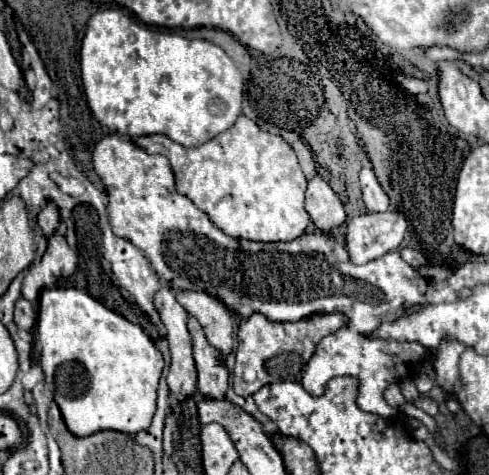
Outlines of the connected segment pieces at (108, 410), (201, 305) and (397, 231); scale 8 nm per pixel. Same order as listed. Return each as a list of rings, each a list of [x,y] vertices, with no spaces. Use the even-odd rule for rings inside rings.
[[[57,288],[41,292],[37,340],[43,348],[39,362],[45,372],[45,384],[53,392],[61,416],[73,436],[85,438],[101,430],[115,430],[133,436],[149,428],[155,414],[157,382],[163,370],[163,356],[141,326],[131,324],[121,314],[105,308],[83,290]]]
[[[179,292],[177,302],[203,326],[207,342],[225,360],[233,350],[233,322],[227,308],[203,292]]]
[[[397,210],[355,216],[347,224],[347,250],[351,262],[365,264],[397,250],[407,232],[407,218]]]

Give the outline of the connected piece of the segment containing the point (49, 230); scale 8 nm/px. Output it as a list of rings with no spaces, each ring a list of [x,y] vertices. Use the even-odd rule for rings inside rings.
[[[49,202],[49,204],[39,212],[37,222],[39,222],[43,234],[49,238],[49,236],[55,232],[57,224],[59,224],[59,210],[57,210],[57,206],[55,206],[53,202]]]

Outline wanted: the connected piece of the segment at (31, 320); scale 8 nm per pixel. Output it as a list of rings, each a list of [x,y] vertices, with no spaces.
[[[19,298],[17,306],[15,306],[15,324],[23,330],[33,330],[35,324],[35,310],[33,310],[33,302],[29,302],[27,298]]]

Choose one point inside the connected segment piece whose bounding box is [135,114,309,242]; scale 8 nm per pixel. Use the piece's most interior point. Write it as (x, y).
(249, 183)

